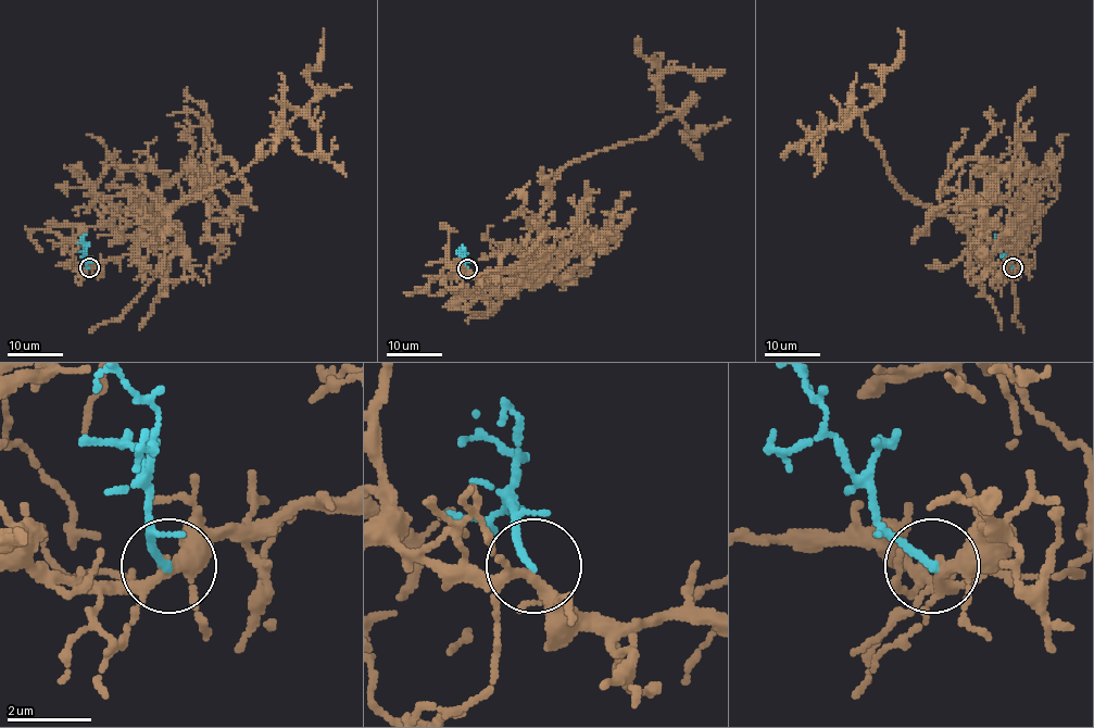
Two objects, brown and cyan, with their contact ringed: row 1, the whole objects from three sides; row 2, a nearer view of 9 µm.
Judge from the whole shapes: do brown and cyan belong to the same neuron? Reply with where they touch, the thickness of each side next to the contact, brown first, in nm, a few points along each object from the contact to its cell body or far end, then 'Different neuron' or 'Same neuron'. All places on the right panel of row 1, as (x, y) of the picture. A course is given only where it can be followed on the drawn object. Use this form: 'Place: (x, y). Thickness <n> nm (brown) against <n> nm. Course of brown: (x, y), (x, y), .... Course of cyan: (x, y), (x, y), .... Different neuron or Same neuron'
Place: (1013, 267). Thickness 240 nm (brown) against 180 nm. Course of brown: (1014, 267), (1016, 233), (918, 204), (853, 108), (812, 135), (815, 154), (819, 113). Course of cyan: (1013, 267), (998, 249), (994, 234). Different neuron

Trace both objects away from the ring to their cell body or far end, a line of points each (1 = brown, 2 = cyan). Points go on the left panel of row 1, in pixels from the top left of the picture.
1: (88, 267), (131, 253), (174, 204), (243, 173), (299, 111), (285, 109), (283, 128), (311, 154), (324, 113)
2: (88, 267), (87, 249), (82, 241), (86, 234)

